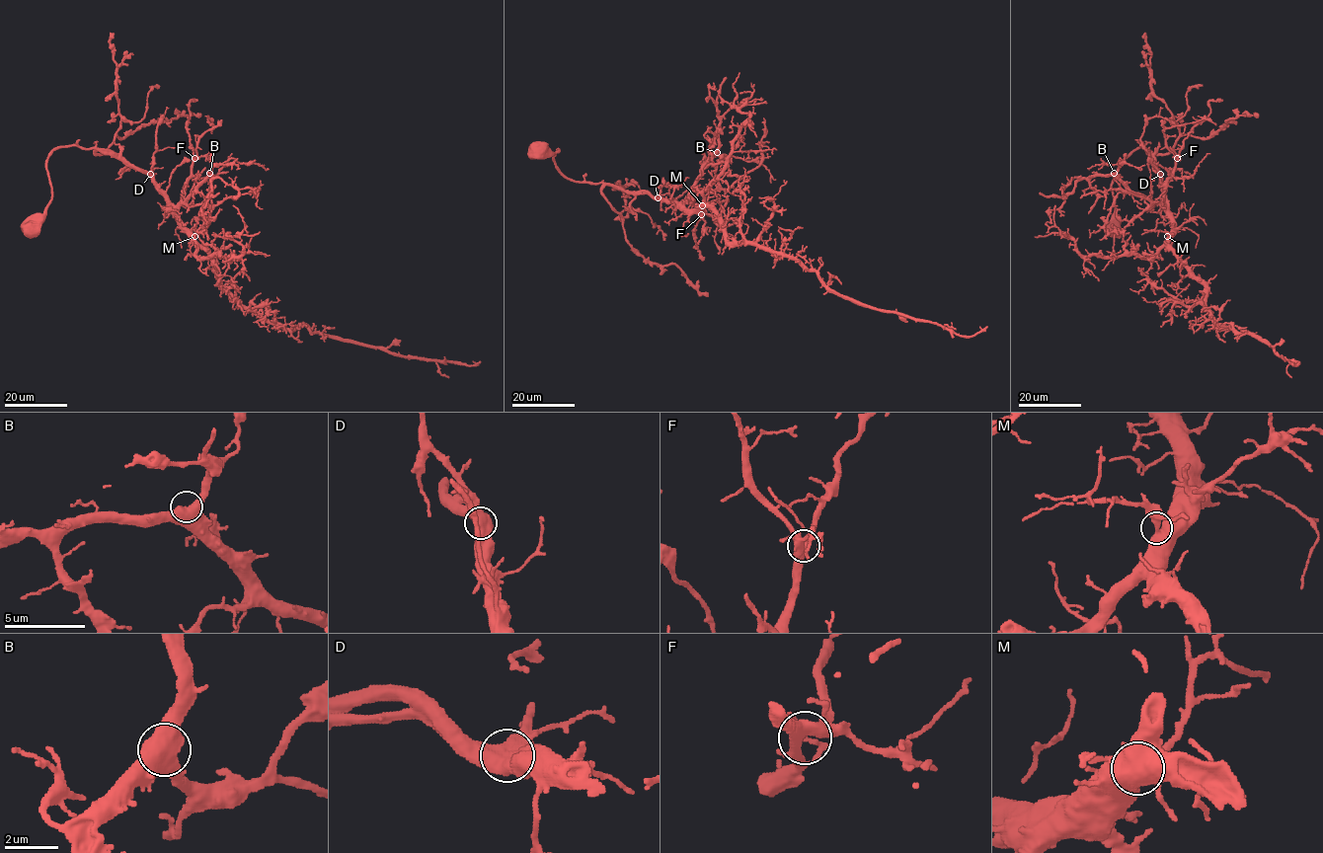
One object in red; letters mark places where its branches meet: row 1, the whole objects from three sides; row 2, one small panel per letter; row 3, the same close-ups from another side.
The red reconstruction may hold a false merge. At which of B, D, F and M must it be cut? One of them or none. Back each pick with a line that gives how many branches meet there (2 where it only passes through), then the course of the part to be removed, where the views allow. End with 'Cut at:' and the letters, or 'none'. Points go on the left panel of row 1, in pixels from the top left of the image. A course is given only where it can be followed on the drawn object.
Cut at: none

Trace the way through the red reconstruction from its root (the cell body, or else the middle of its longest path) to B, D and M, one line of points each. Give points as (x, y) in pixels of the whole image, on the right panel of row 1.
B: (1113, 230), (1113, 178), (1121, 163), (1143, 145), (1162, 175), (1164, 204), (1132, 192), (1114, 173)
D: (1113, 230), (1115, 204), (1111, 183), (1121, 163), (1143, 145), (1160, 174)
M: (1113, 230), (1113, 178), (1121, 163), (1143, 145), (1162, 175), (1166, 213), (1172, 224), (1172, 231), (1167, 236)

